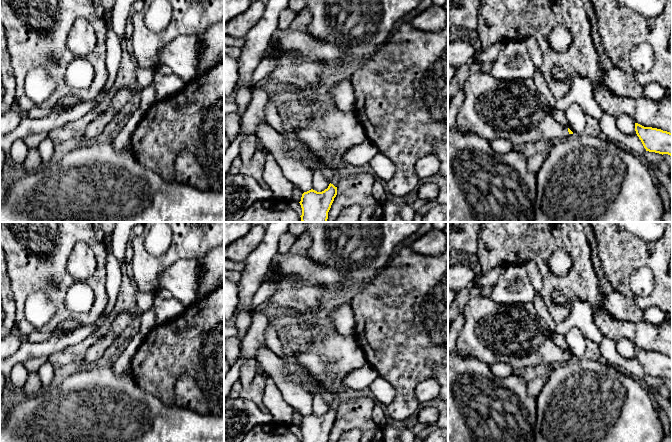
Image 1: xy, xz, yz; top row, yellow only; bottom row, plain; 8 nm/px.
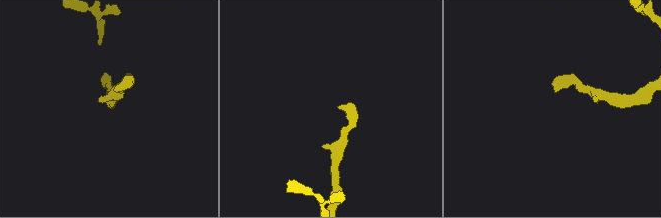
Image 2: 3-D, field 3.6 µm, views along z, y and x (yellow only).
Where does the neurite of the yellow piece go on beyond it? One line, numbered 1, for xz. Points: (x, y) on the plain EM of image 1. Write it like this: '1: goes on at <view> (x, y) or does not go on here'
1: does not go on here

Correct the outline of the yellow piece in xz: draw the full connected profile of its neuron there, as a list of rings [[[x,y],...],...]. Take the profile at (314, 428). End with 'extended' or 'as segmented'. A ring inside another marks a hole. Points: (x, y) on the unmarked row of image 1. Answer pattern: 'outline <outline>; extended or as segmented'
outline [[[329,408],[322,416],[313,413],[304,416],[299,426],[302,432],[301,442],[328,442],[328,436],[337,419],[337,411]]]; as segmented

